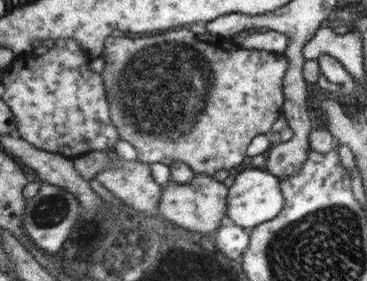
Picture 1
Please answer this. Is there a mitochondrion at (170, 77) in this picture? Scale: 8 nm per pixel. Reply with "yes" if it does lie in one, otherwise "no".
yes

